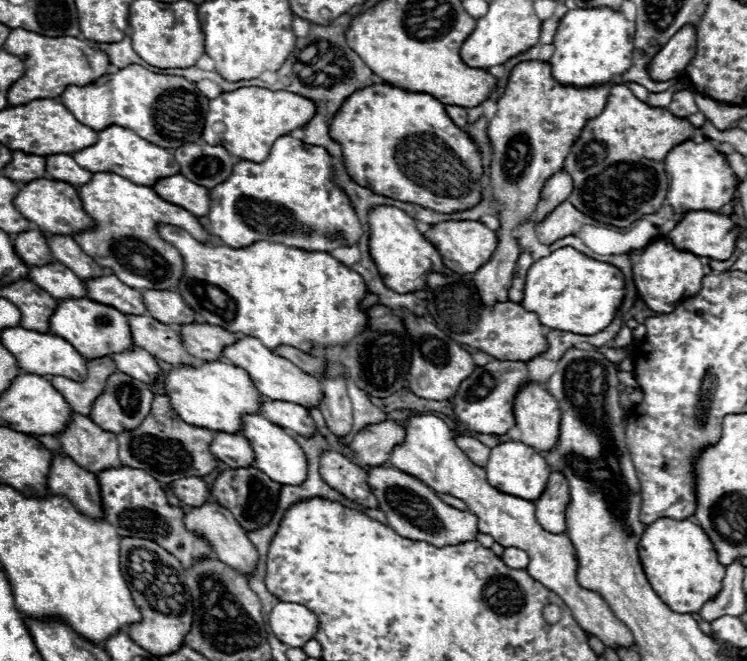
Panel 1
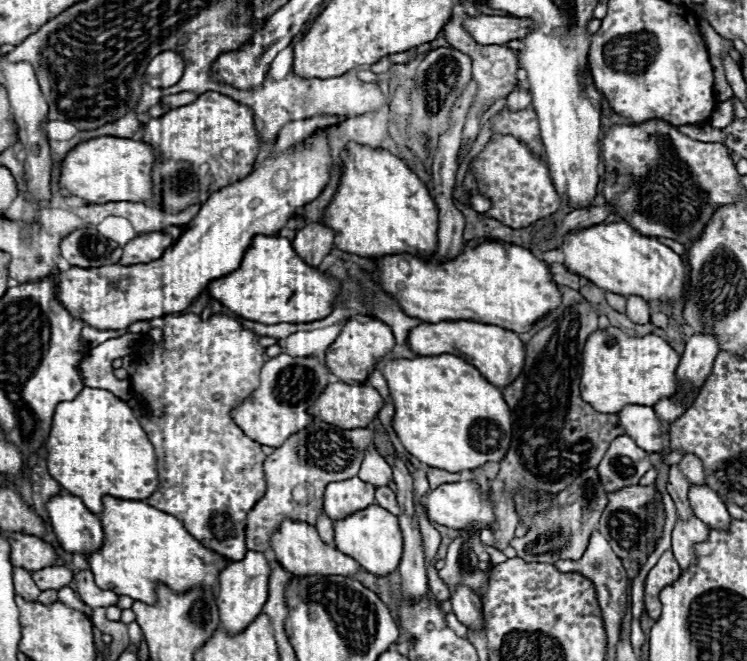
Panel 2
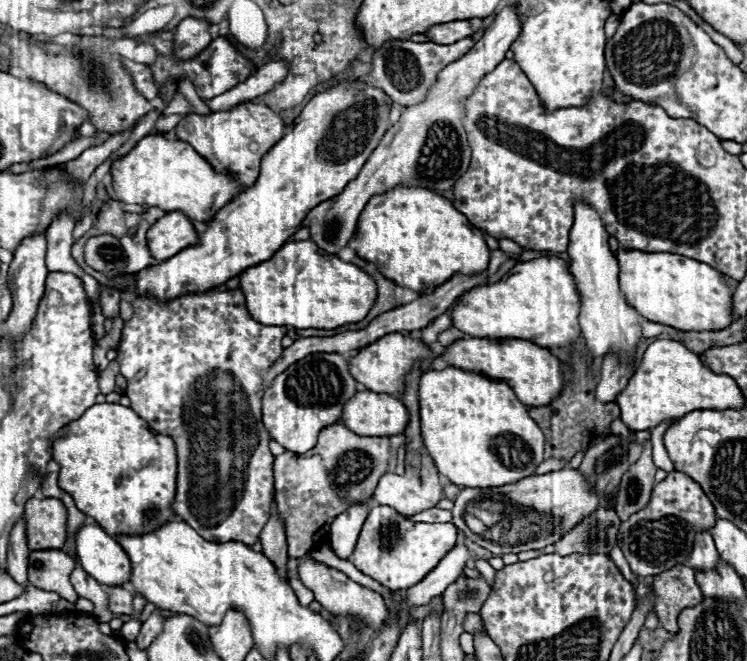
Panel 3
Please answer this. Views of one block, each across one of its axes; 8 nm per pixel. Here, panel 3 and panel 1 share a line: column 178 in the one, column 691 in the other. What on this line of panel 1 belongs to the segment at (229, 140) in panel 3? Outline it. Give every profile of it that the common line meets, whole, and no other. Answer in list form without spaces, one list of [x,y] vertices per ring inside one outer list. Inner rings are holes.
[[[624,84],[612,86],[604,110],[596,118],[588,120],[580,138],[574,142],[574,146],[570,148],[570,152],[564,160],[564,170],[574,180],[574,190],[568,196],[568,202],[572,206],[576,206],[578,210],[582,210],[586,216],[590,216],[598,222],[612,224],[612,226],[630,226],[632,222],[640,220],[644,214],[658,212],[664,206],[666,192],[668,192],[668,178],[666,178],[666,170],[664,170],[666,154],[674,146],[682,144],[686,140],[692,140],[694,132],[696,132],[696,128],[690,124],[688,118],[674,116],[666,108],[648,106],[646,102],[638,100]]]

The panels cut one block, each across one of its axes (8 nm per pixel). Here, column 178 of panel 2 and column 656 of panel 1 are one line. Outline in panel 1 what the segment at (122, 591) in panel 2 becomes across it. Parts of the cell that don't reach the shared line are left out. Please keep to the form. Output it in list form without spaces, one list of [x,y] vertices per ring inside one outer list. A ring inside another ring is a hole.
[[[656,520],[644,530],[638,550],[648,582],[674,612],[696,614],[722,588],[726,566],[718,562],[718,552],[708,534],[692,520]]]

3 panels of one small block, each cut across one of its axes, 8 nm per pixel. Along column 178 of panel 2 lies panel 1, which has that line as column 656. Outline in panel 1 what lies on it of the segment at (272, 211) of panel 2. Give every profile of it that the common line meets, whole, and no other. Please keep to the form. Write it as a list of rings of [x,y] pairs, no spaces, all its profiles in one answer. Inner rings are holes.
[[[662,236],[654,238],[646,248],[632,250],[630,262],[638,294],[654,312],[672,312],[684,298],[690,298],[692,294],[696,294],[696,290],[700,290],[700,282],[704,278],[700,256],[694,256],[688,250],[678,250]]]

